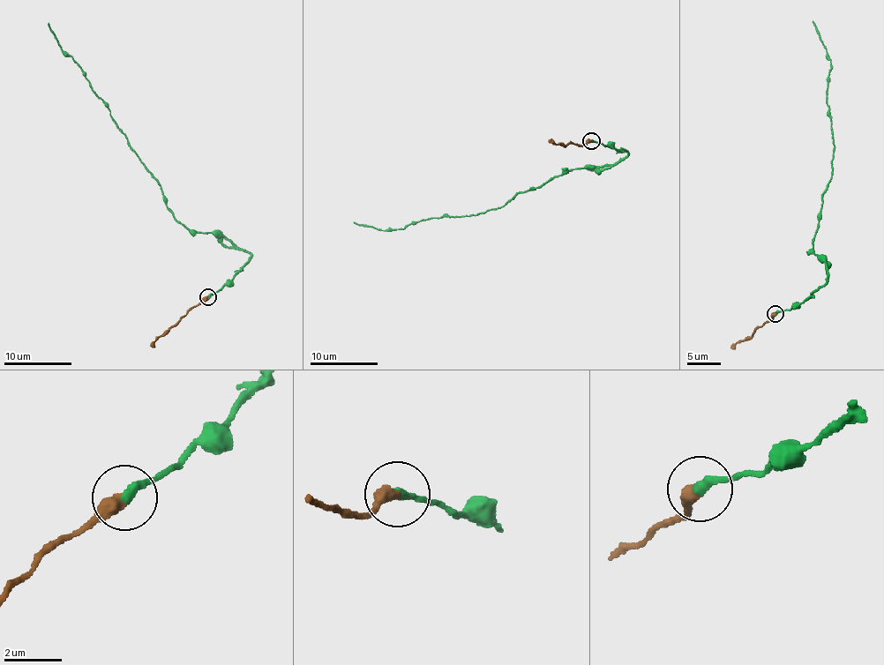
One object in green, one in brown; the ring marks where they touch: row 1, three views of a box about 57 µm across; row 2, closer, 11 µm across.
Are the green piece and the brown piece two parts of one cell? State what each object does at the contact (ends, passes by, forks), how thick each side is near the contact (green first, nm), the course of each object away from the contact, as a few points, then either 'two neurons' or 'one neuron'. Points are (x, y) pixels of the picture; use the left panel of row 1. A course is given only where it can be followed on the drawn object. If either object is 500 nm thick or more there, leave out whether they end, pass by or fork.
green ends | brown ends | 340/420 nm | green via (207, 297), (229, 286), (250, 255), (223, 236), (194, 234), (174, 218), (159, 182), (48, 22) | brown via (207, 297), (189, 309), (168, 330), (155, 336), (151, 346) | one neuron

